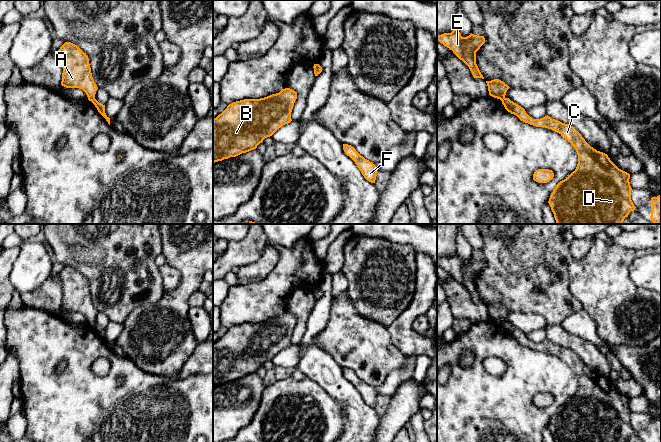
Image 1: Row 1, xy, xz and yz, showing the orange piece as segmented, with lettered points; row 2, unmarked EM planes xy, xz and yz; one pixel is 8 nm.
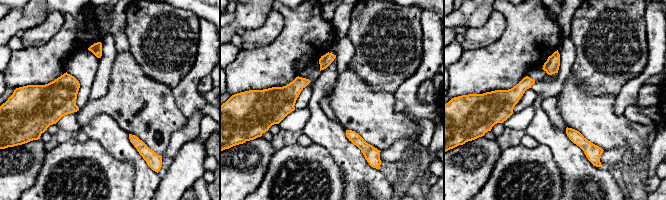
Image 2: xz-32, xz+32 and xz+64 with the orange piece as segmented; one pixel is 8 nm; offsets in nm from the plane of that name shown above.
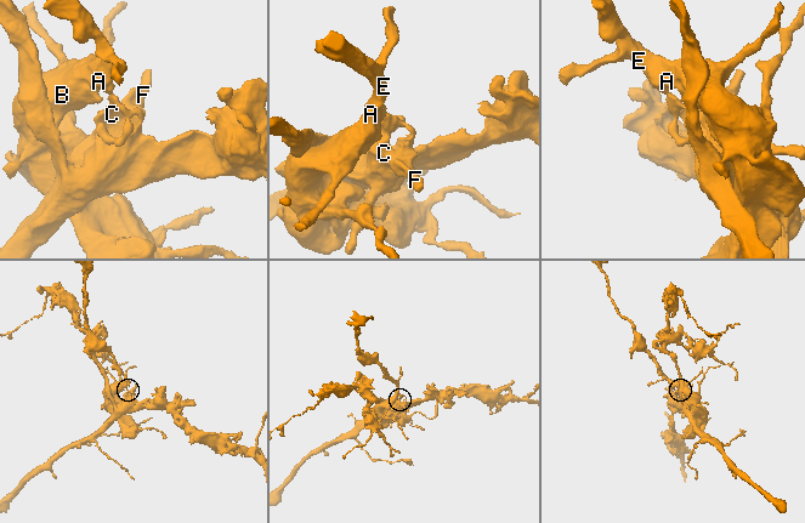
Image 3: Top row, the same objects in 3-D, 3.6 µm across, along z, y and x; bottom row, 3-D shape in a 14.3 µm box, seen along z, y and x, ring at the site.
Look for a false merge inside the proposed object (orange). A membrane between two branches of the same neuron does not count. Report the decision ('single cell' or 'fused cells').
fused cells

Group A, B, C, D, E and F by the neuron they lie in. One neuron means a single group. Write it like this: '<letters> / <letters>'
A B E / C D F

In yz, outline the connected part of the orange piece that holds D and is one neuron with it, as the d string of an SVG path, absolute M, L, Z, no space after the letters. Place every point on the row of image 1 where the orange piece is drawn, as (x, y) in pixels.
M509 98L501 101L505 109L521 121L559 133L571 143L578 154L576 169L557 184L548 201L556 224L622 224L629 213L635 210L636 207L631 200L630 174L619 169L607 154L591 147L573 126L552 119L548 115L533 119L524 108Z

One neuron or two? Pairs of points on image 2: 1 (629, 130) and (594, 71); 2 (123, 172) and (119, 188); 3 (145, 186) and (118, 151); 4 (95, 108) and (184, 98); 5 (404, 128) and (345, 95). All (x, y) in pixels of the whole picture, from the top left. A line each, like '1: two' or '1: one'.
1: two
2: one
3: one
4: two
5: one

